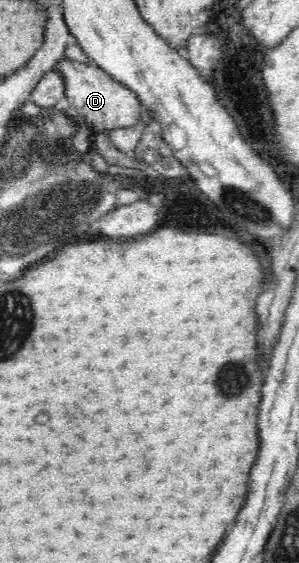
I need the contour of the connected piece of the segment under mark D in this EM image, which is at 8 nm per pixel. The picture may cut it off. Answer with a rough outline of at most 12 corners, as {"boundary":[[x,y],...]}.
{"boundary":[[62,58],[65,106],[92,132],[136,125],[142,100],[96,63]]}

